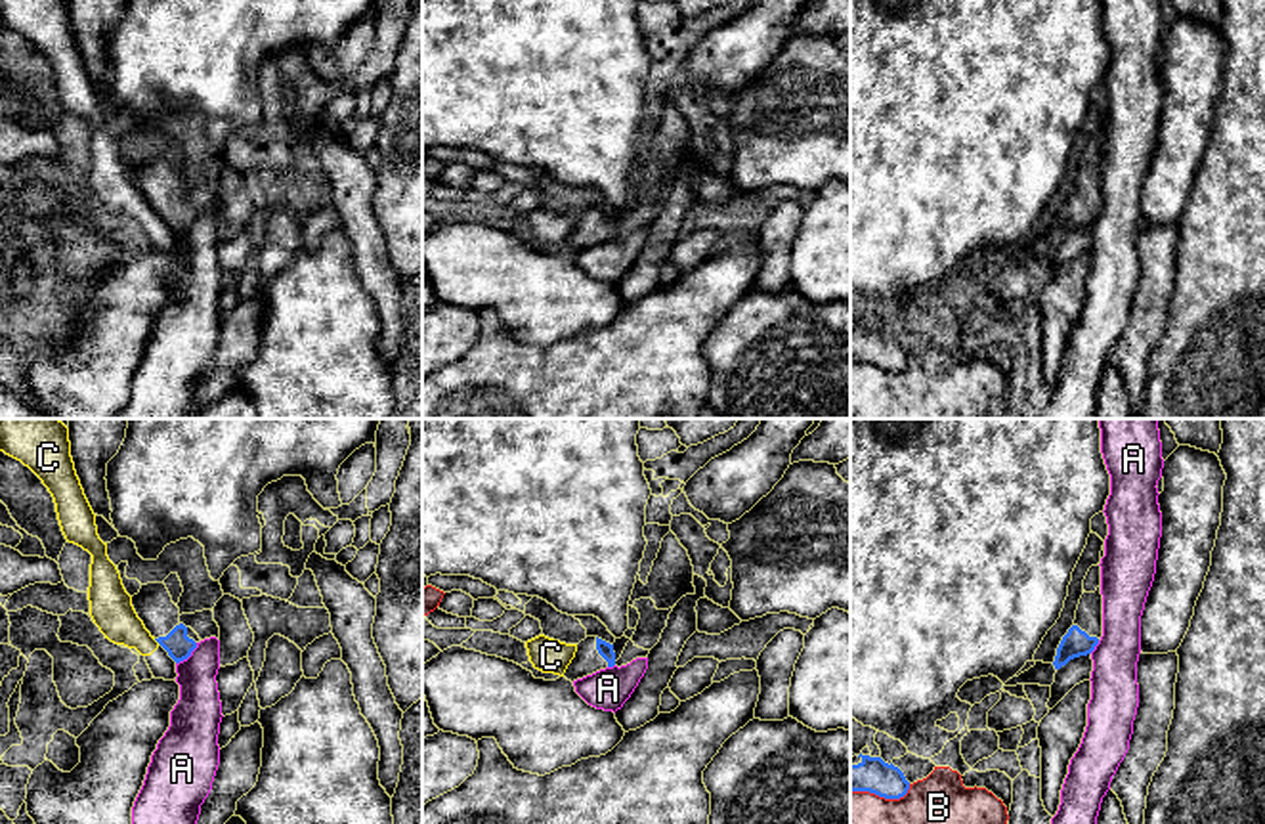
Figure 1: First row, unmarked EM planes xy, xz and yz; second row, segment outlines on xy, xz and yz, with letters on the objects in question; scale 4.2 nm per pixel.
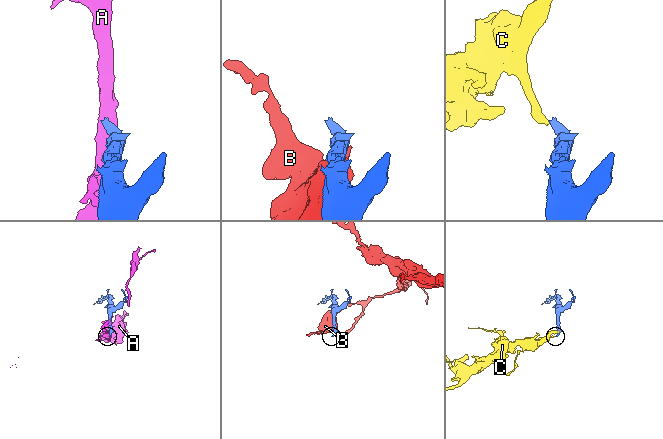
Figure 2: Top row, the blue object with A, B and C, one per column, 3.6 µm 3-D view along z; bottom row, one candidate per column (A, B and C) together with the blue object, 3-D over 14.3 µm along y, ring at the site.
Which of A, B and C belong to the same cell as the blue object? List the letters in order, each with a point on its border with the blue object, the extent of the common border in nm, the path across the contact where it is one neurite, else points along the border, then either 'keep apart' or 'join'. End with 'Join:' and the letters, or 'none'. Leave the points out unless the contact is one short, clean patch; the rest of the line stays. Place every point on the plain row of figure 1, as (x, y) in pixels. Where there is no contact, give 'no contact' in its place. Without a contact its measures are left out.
A: contact xy (188, 228); length 130 nm; border xy (197, 215), (176, 236); keep apart
B: contact yz (881, 368); length 260 nm; keep apart
C: contact xy (157, 213); length 40 nm; border xy (153, 211), (159, 215); keep apart
Join: none

